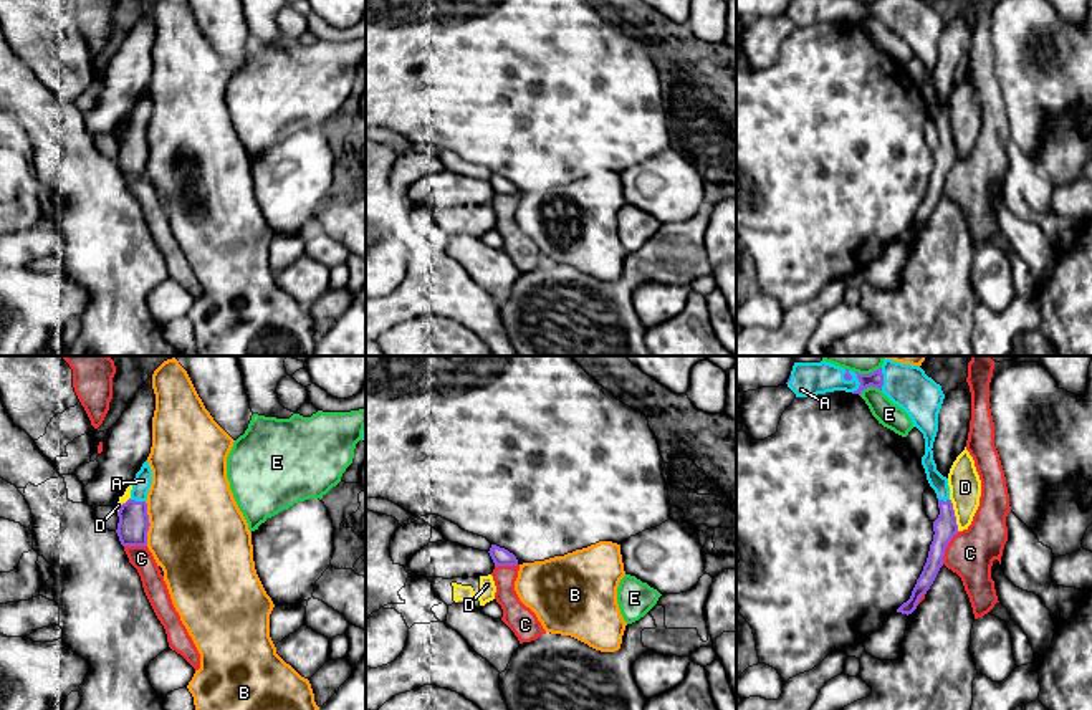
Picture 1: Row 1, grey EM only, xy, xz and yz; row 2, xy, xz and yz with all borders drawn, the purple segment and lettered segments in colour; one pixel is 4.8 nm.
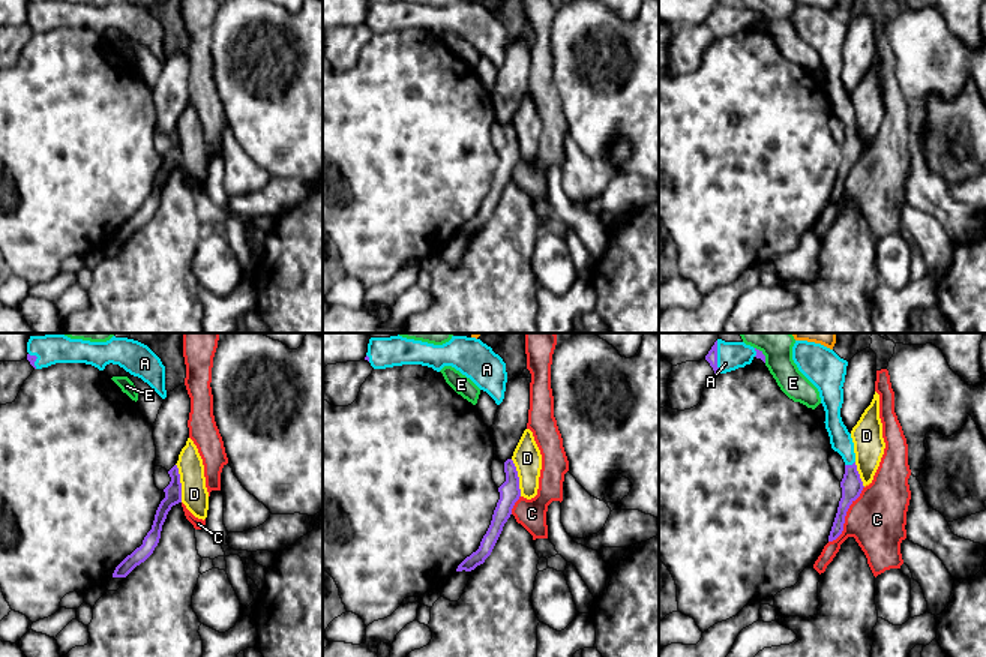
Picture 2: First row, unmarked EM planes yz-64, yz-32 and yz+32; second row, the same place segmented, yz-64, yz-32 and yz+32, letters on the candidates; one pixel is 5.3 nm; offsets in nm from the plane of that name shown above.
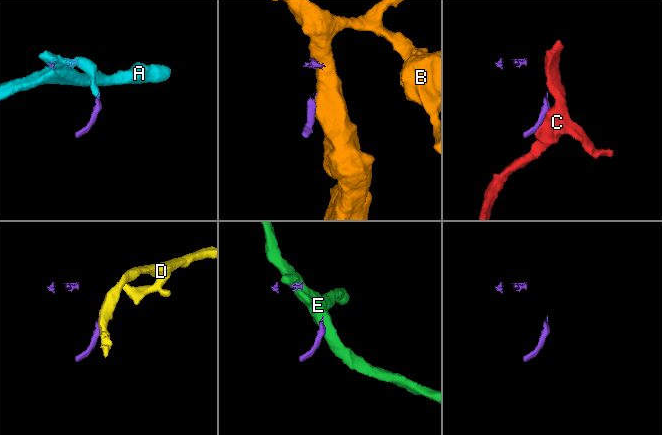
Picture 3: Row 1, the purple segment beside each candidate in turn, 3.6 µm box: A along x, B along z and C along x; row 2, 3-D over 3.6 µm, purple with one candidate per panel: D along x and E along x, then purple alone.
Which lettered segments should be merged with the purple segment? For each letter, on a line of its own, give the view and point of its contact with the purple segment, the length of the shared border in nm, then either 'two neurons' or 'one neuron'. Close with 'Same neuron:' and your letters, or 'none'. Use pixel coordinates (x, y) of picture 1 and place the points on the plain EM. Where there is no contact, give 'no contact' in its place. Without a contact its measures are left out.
A: yz (859, 10) | 110 nm | one neuron
B: xy (149, 153) | 220 nm | two neurons
C: yz (945, 177) | 180 nm | two neurons
D: yz (953, 144) | 170 nm | two neurons
E: yz (869, 15) | 110 nm | two neurons
Same neuron: A

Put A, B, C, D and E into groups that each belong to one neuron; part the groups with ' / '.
A / B / C / D / E

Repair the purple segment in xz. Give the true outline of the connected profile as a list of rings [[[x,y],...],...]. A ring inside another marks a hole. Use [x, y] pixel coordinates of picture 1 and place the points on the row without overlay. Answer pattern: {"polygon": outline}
{"polygon": [[[491,174],[488,182],[490,182],[495,195],[516,195],[518,194],[518,189],[513,182],[510,182],[508,179],[500,177],[496,174]]]}

